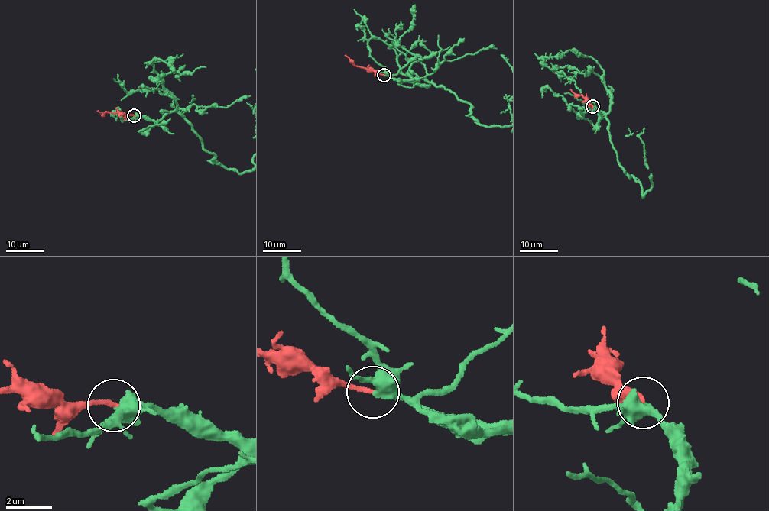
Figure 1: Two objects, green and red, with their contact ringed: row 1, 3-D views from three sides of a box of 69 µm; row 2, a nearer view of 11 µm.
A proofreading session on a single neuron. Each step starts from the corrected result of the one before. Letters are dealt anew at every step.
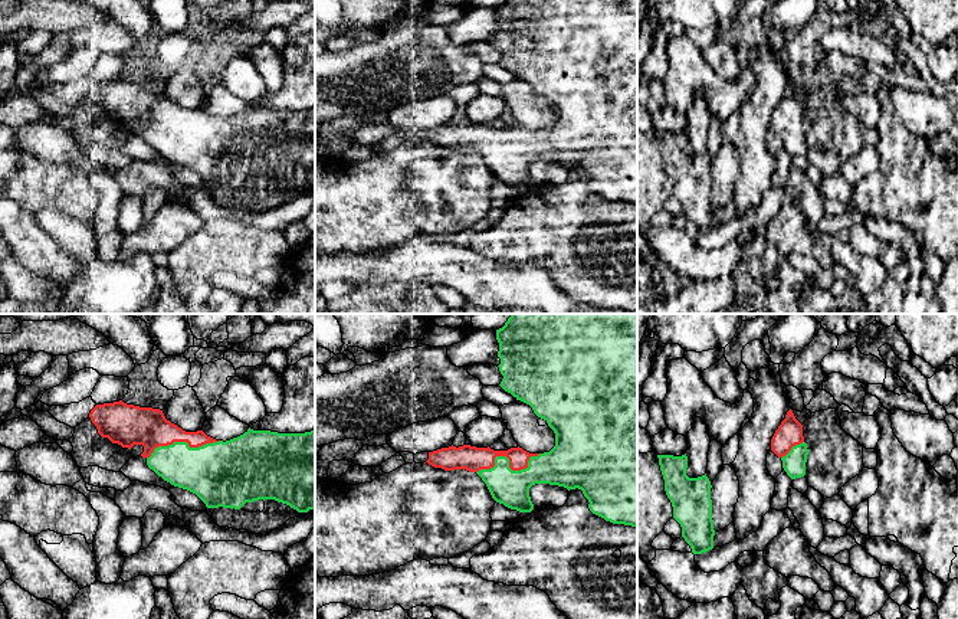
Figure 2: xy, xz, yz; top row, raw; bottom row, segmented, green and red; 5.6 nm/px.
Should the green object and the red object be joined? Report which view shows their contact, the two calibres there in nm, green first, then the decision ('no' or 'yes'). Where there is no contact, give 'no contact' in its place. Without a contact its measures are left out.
xz | 200/140 nm | yes

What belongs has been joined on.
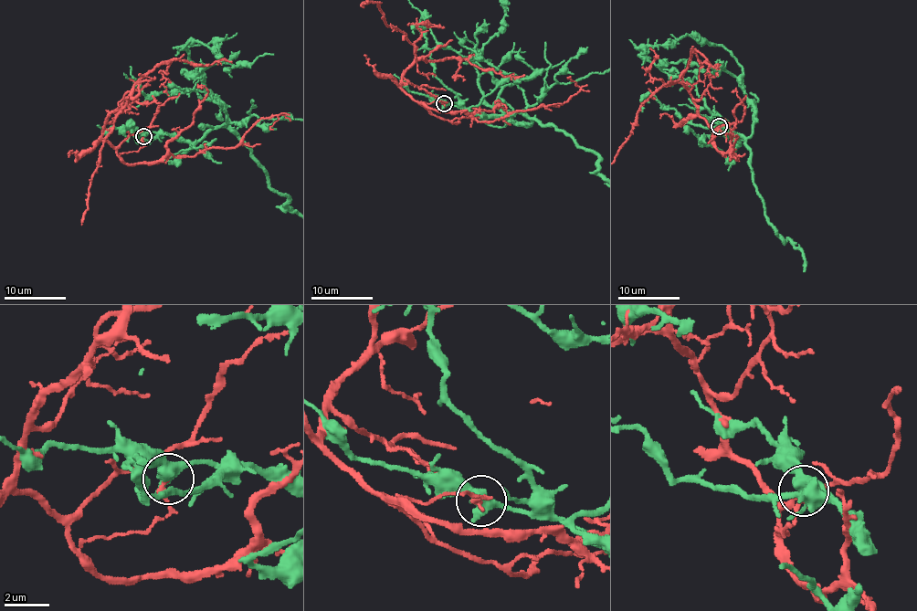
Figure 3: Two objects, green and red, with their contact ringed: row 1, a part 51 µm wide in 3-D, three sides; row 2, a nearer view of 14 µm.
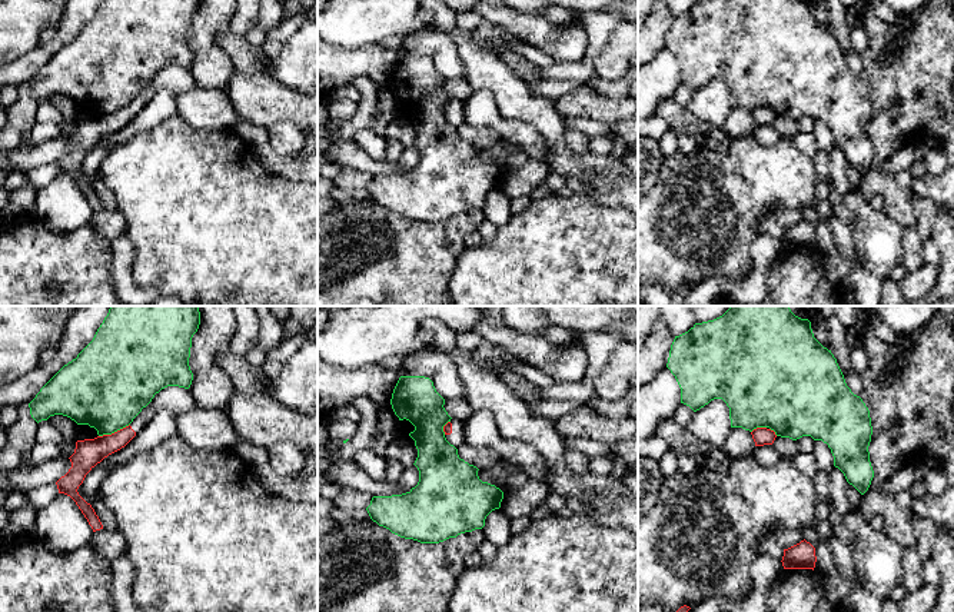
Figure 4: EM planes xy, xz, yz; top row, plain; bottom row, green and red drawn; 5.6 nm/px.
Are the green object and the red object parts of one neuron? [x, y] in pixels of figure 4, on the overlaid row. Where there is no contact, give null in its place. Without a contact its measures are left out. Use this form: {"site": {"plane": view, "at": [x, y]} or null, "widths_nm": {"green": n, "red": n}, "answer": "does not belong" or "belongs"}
{"site": {"plane": "xy", "at": [113, 432]}, "widths_nm": {"green": 460, "red": 160}, "answer": "does not belong"}

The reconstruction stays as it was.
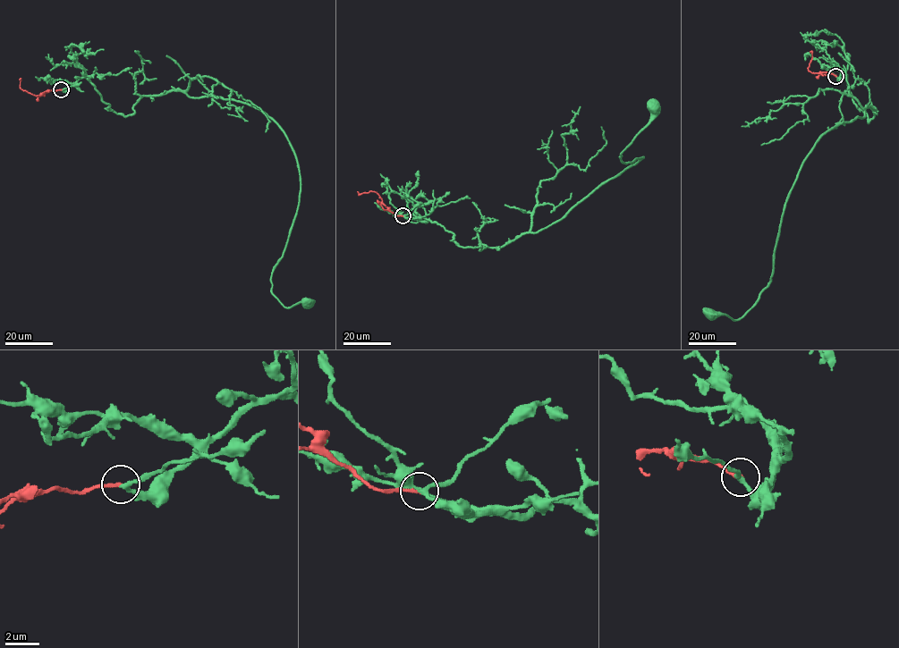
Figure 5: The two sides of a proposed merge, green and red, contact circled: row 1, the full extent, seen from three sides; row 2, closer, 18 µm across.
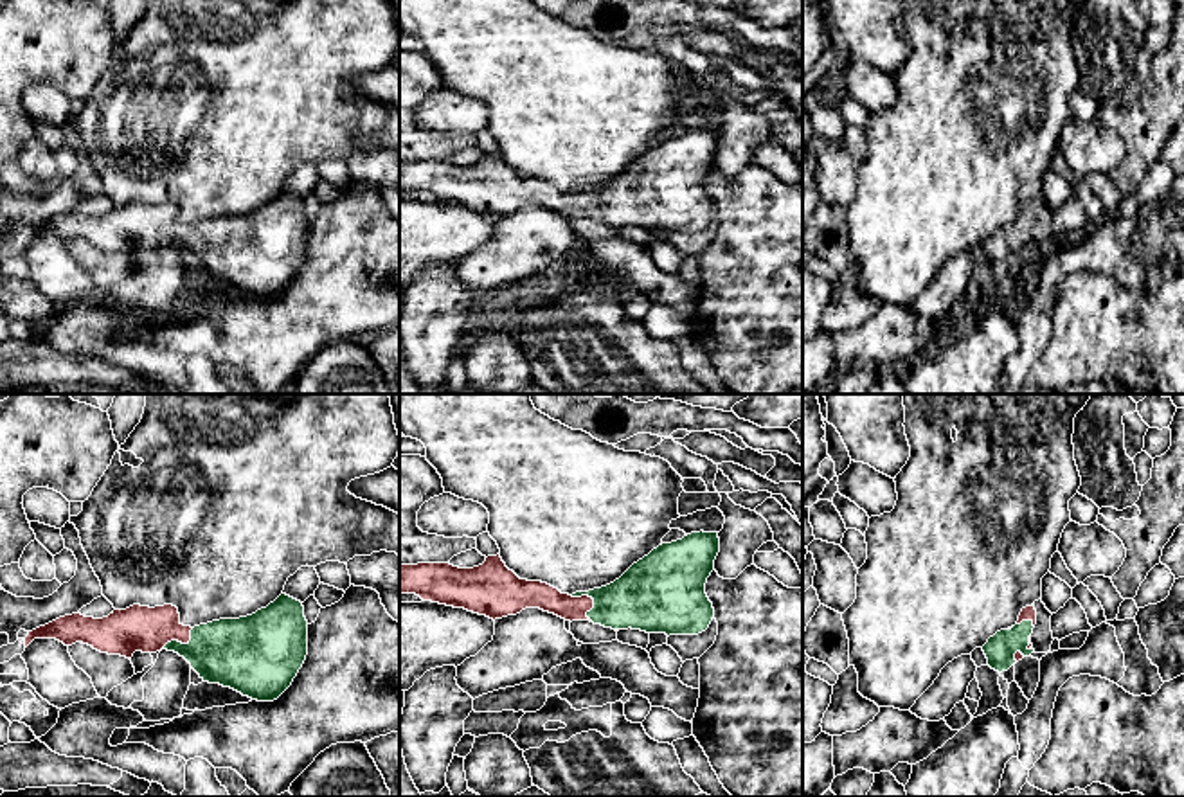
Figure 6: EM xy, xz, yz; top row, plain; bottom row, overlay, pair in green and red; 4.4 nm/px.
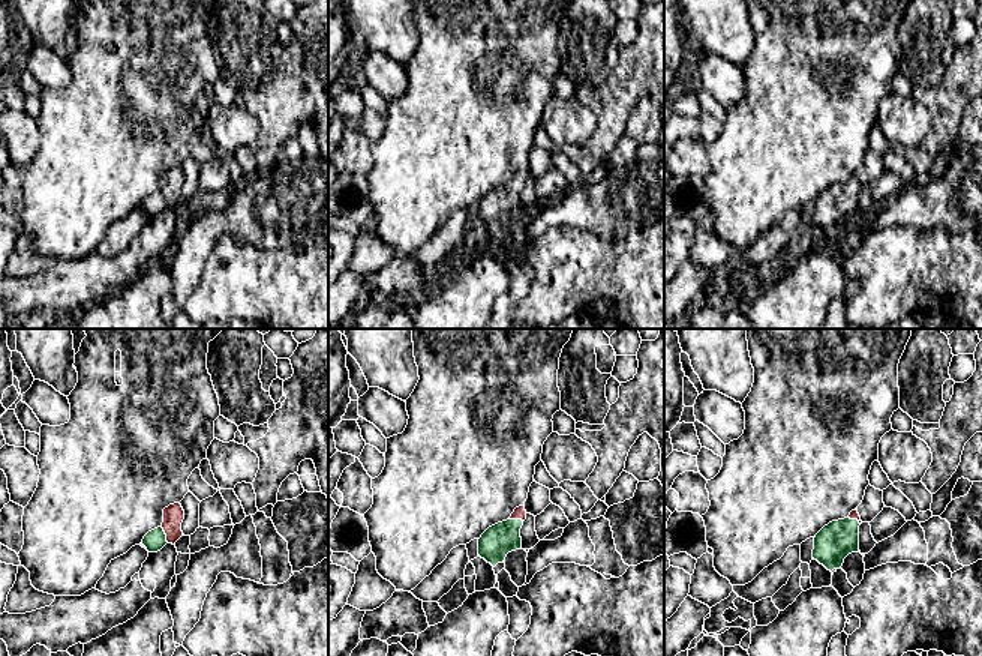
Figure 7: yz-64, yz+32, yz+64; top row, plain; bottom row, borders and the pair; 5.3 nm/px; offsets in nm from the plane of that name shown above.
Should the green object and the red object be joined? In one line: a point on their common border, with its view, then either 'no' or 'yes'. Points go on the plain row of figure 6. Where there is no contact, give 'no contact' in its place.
contact xz (592, 195); yes

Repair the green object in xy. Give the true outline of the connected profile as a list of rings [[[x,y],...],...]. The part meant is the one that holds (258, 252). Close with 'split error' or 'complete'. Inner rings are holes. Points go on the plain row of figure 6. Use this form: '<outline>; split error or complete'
[[[281,191],[252,212],[194,225],[180,219],[173,201],[133,201],[103,216],[77,209],[29,228],[25,245],[34,236],[56,236],[65,243],[83,239],[126,255],[135,248],[175,248],[203,279],[230,284],[257,299],[274,299],[306,257],[308,218],[302,200]]]; split error

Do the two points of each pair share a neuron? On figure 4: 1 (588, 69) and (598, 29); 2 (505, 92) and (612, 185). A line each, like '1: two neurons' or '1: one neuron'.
1: one neuron
2: one neuron

